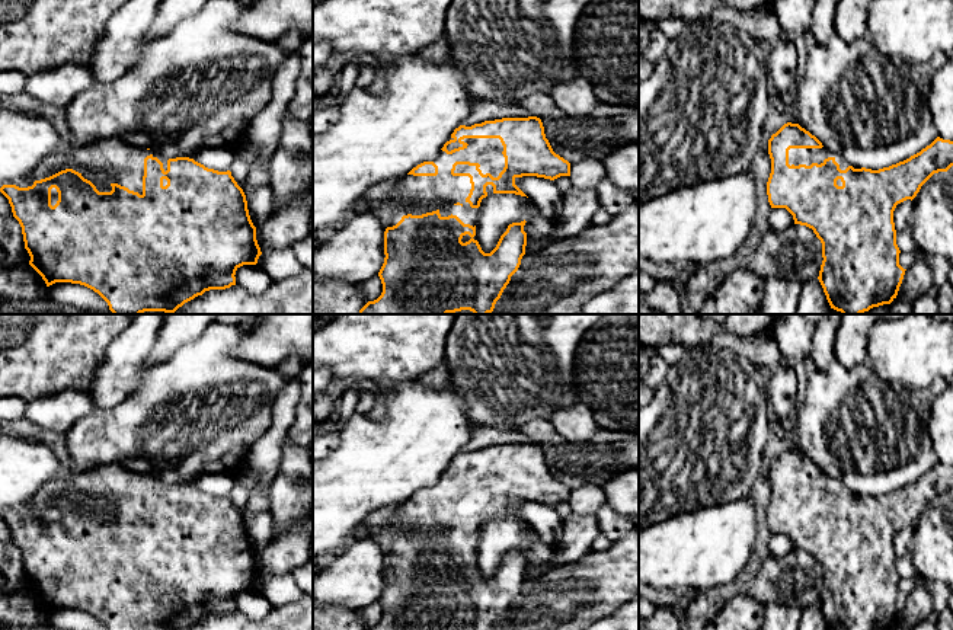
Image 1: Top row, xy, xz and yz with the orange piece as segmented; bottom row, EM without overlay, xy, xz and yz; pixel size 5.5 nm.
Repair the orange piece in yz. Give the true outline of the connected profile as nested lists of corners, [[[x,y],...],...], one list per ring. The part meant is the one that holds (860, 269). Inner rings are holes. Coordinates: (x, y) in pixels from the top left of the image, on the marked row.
[[[787,122],[768,140],[768,154],[768,202],[771,208],[786,208],[794,224],[812,228],[821,240],[824,260],[818,279],[831,308],[861,314],[890,304],[906,271],[899,265],[893,211],[898,204],[912,201],[934,173],[953,166],[953,141],[937,137],[920,153],[889,167],[854,169],[799,124]]]

